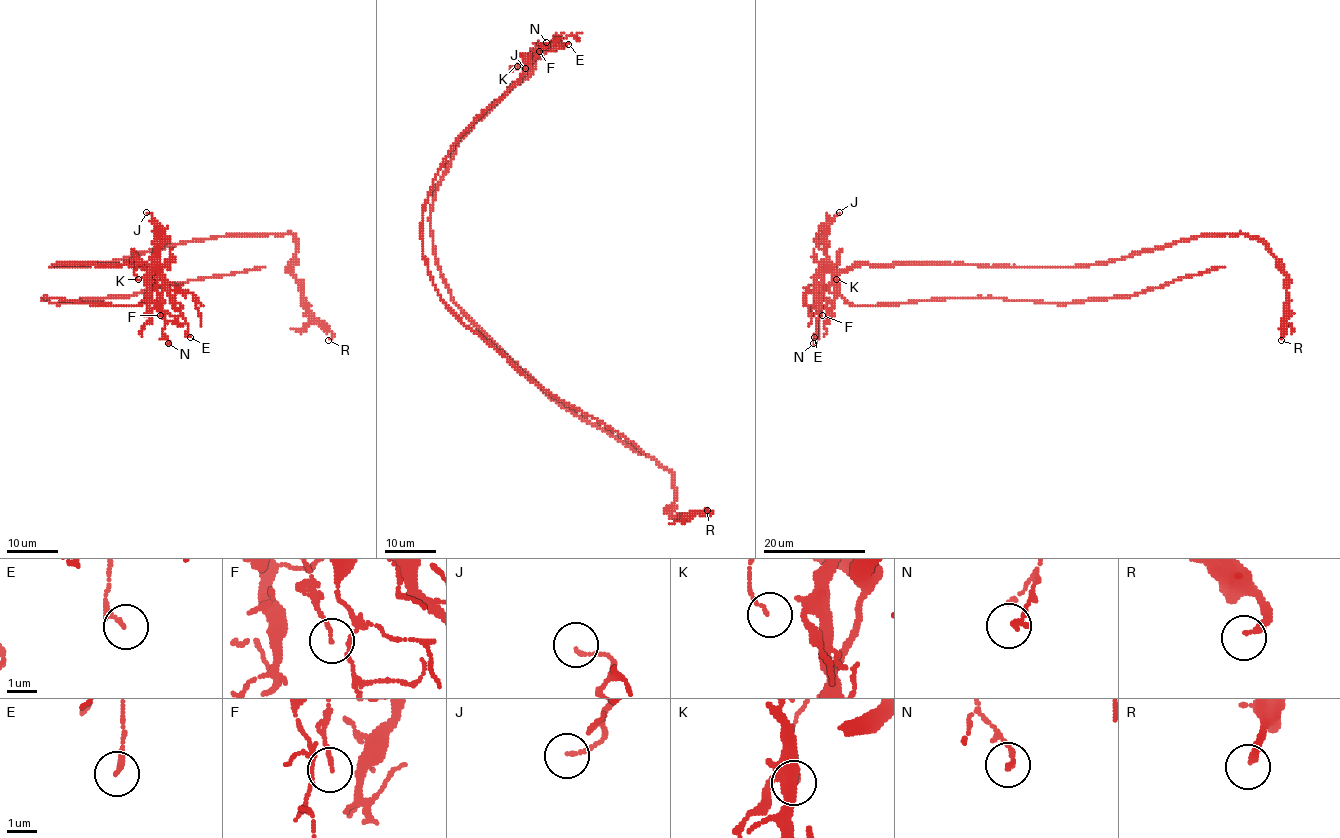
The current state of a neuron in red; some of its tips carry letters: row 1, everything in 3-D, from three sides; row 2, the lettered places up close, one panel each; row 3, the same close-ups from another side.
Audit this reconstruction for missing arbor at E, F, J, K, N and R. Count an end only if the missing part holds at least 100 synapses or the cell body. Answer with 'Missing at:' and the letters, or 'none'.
Missing at: none

